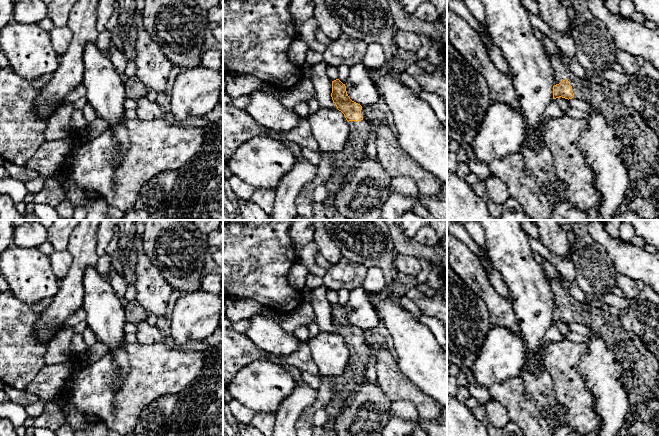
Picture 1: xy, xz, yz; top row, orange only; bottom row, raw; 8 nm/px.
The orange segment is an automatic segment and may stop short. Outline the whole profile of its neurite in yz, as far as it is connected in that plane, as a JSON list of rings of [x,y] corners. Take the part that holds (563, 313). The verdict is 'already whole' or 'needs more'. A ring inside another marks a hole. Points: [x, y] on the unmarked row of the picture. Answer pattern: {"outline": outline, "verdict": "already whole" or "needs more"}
{"outline": [[[546,274],[545,277],[554,299],[553,323],[562,321],[568,324],[575,322],[586,325],[592,334],[606,342],[621,364],[623,368],[622,381],[630,403],[630,409],[624,424],[625,430],[634,422],[634,408],[638,404],[657,399],[652,392],[659,388],[657,383],[659,375],[658,359],[645,348],[635,333],[623,328],[618,315],[580,303],[566,292],[556,280],[549,279]]], "verdict": "needs more"}

